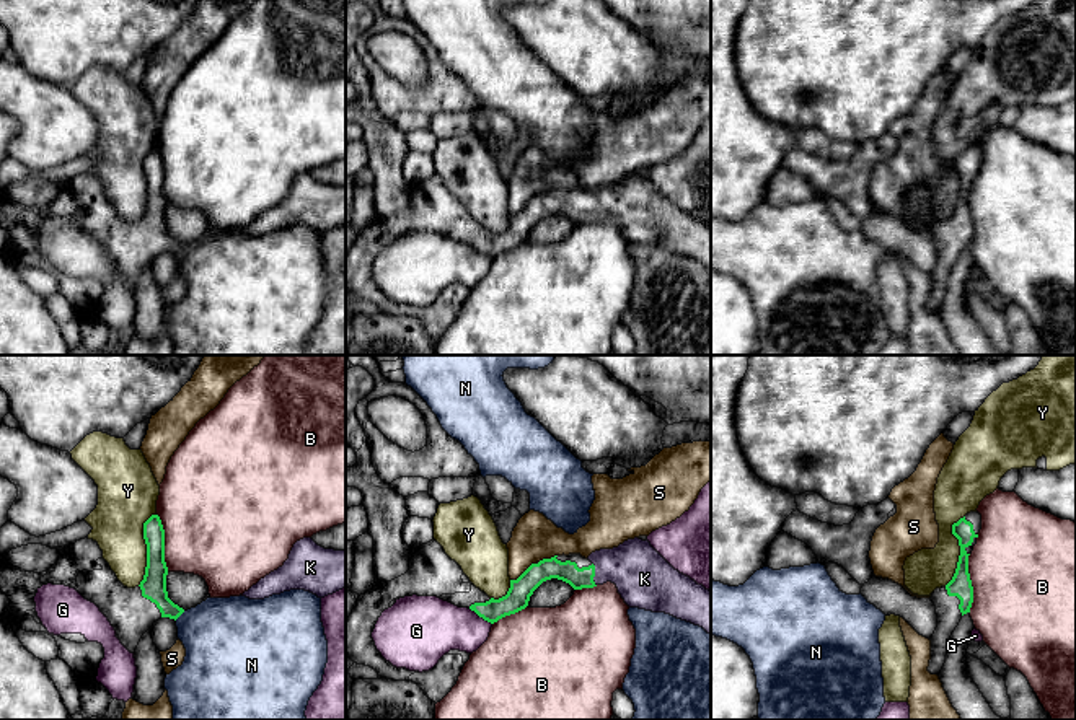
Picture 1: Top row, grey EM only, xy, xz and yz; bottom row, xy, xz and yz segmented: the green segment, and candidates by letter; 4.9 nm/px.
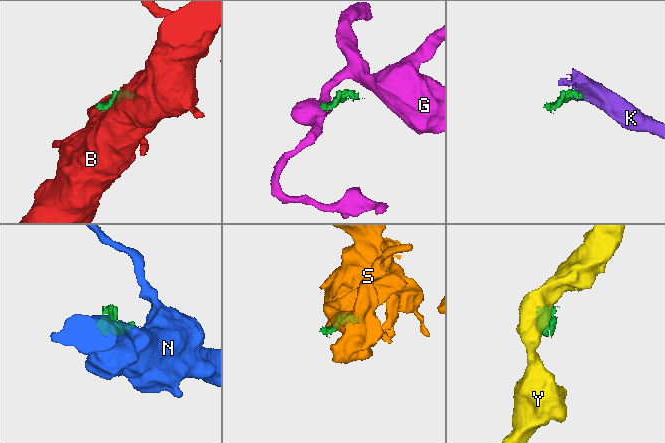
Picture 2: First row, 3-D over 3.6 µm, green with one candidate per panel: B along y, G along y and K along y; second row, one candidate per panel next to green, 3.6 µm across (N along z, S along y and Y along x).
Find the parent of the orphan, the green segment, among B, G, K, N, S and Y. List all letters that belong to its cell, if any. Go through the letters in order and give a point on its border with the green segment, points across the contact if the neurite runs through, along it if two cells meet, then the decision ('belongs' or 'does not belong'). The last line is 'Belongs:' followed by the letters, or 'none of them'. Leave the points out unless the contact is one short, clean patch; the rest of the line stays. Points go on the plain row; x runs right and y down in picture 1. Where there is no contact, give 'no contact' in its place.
B: meets green in yz at (970, 219); does not belong
G: meets green in xz at (481, 251); border along xz (470, 243), (491, 259); does not belong
K: meets green in xz at (594, 209); runs through xz (546, 204), (594, 209), (635, 209), (644, 214); belongs
N: meets green in xy at (180, 250); border along xy (185, 246), (175, 254); does not belong
S: meets green in xz at (524, 207); does not belong
Y: meets green in xy at (147, 184); border along xy (155, 149), (144, 158), (145, 209), (137, 220); does not belong
Belongs: K

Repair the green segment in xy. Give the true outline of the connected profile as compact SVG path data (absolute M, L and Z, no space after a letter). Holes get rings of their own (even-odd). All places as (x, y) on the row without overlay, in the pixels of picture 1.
M152 150L143 158L143 174L147 179L147 202L143 215L135 223L124 222L116 209L111 205L109 199L103 194L103 186L93 174L80 174L70 179L67 184L60 186L57 197L42 212L34 207L21 207L11 202L7 195L0 200L0 225L8 231L10 251L18 257L18 261L26 267L47 267L42 259L37 259L28 248L36 243L34 231L36 225L42 220L65 220L75 223L85 235L95 238L99 246L108 252L116 266L116 272L130 287L135 283L142 270L161 252L178 254L184 244L174 239L168 233L166 226L166 210L168 202L165 197L165 165L158 150Z

